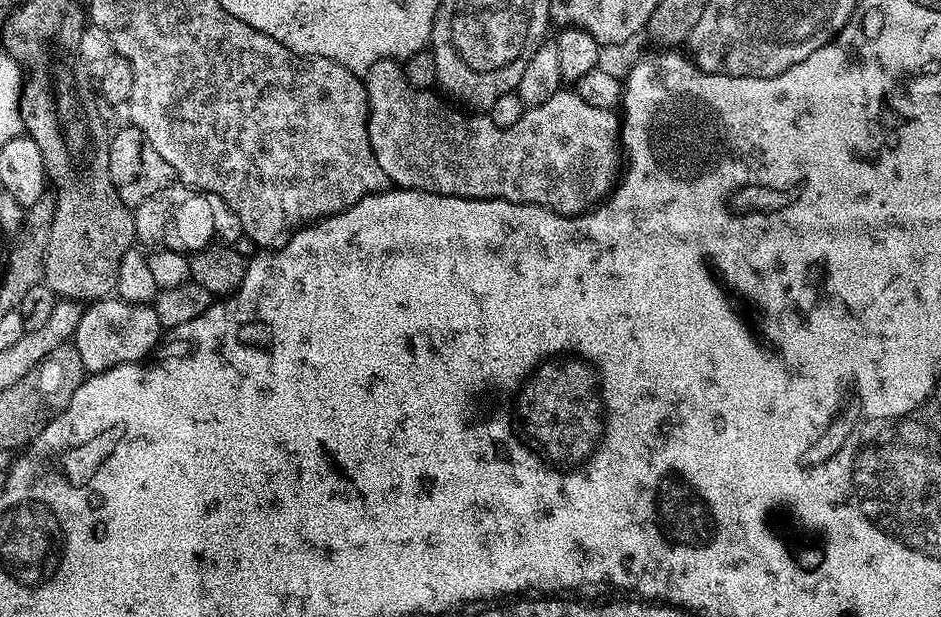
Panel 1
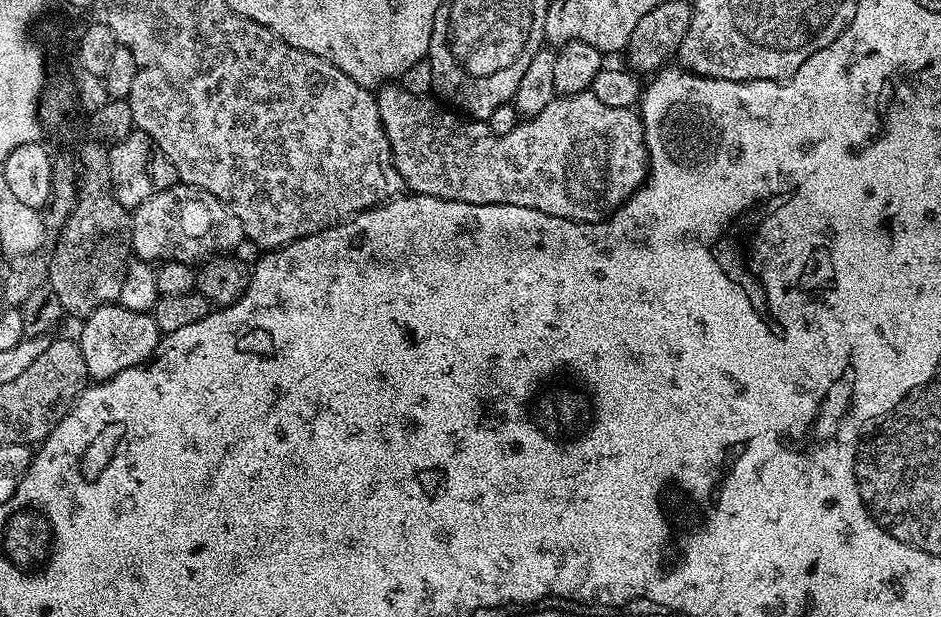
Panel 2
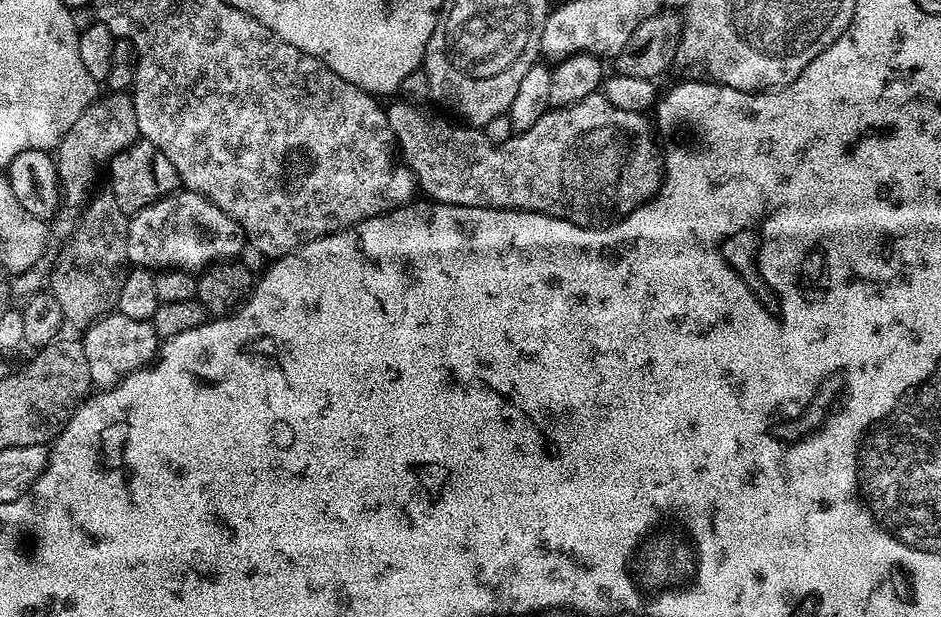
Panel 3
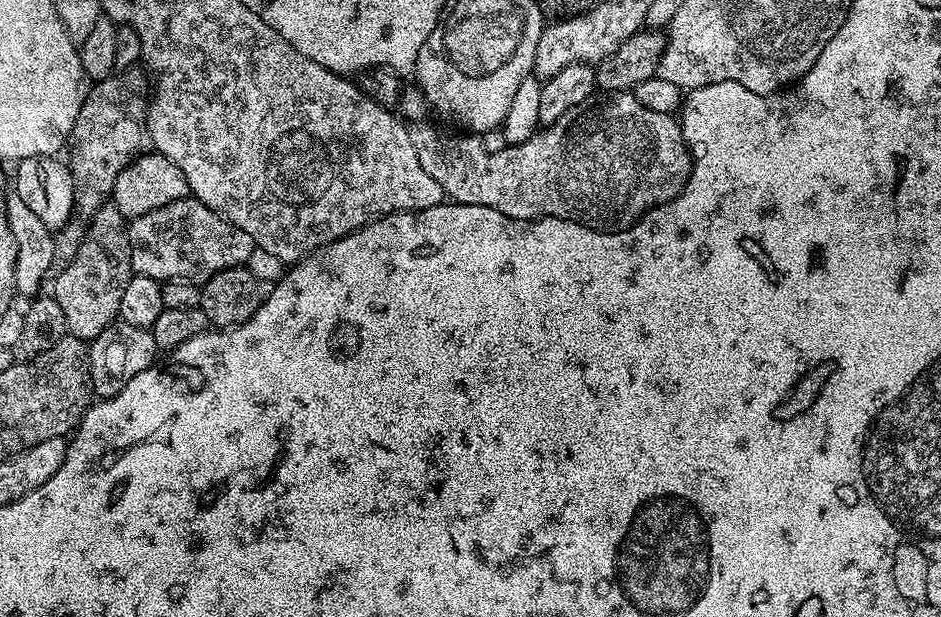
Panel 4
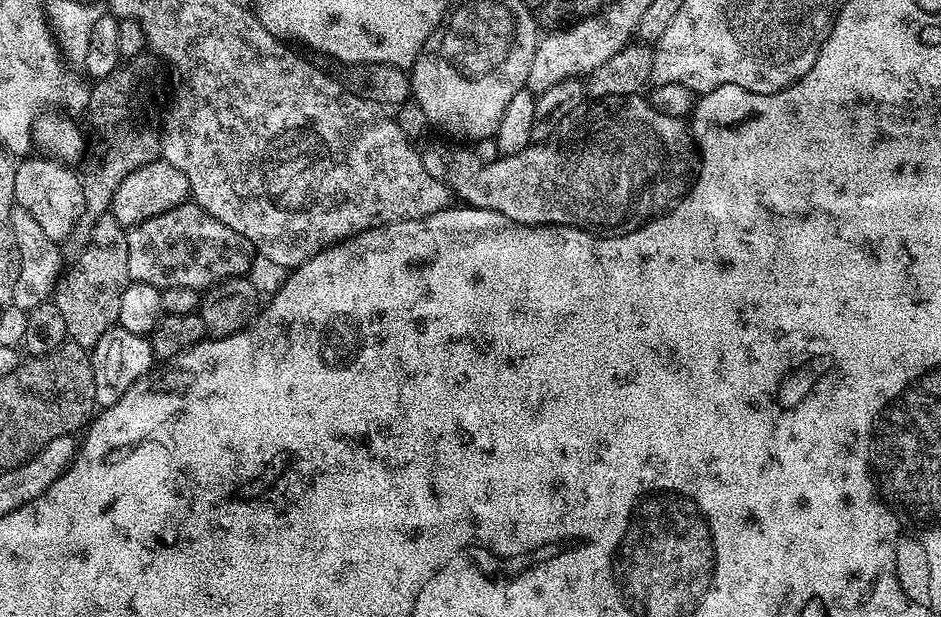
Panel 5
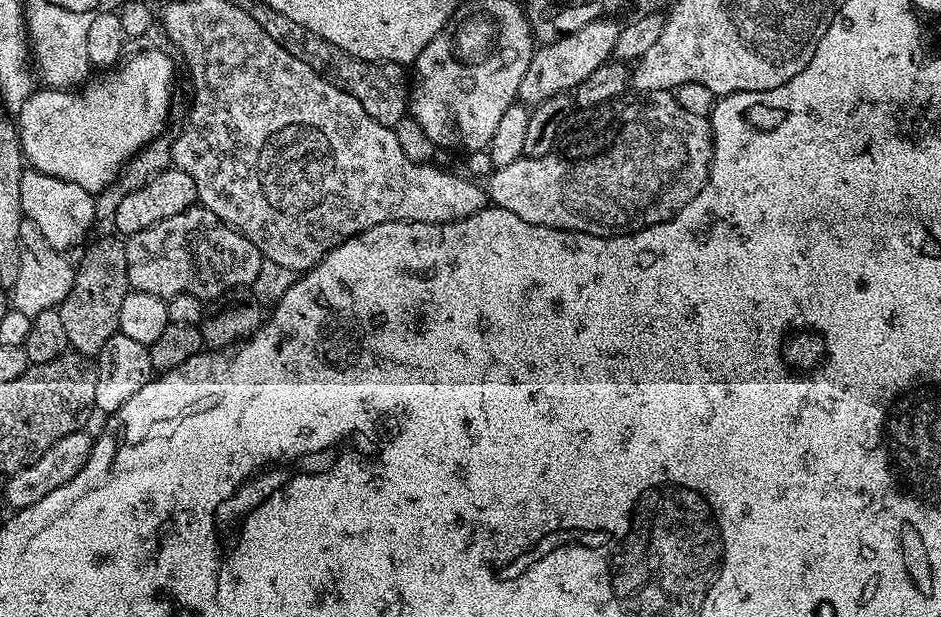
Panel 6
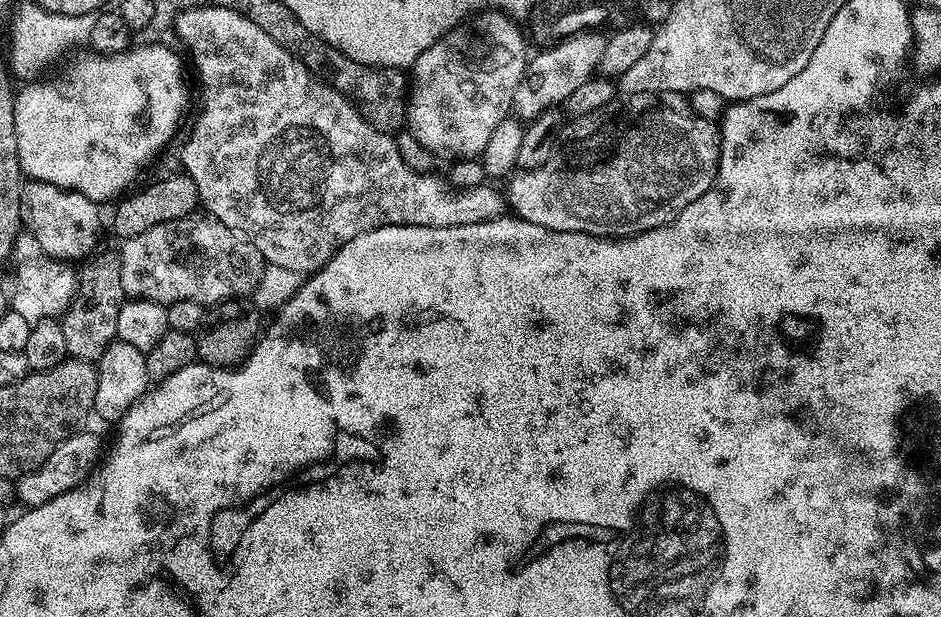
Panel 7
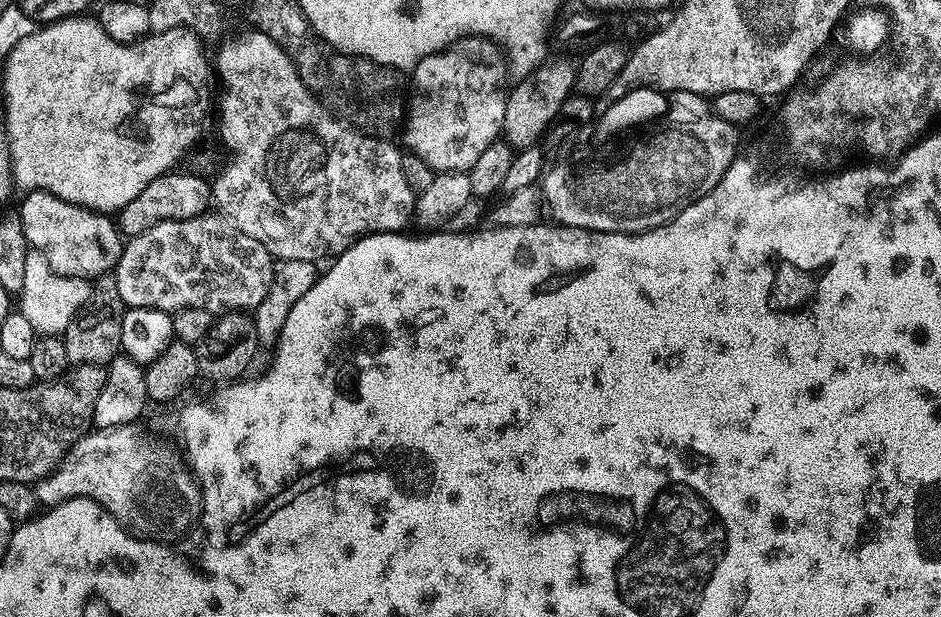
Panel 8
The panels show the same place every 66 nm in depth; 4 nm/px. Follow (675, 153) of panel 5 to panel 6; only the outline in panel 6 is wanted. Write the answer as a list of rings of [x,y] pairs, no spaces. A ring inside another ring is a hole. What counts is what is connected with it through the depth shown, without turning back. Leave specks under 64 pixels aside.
[[[671,91],[657,92],[641,100],[641,104],[618,109],[609,120],[598,117],[589,132],[584,128],[565,131],[552,152],[542,158],[523,155],[510,162],[510,166],[495,169],[486,180],[489,201],[495,207],[510,210],[510,214],[518,214],[522,222],[595,236],[666,222],[706,186],[712,165],[712,125],[708,116],[690,114],[690,110],[676,103]]]

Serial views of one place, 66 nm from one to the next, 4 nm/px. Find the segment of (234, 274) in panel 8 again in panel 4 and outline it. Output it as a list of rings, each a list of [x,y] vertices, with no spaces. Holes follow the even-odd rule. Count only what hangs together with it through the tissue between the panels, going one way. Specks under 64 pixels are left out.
[[[185,198],[178,202],[170,202],[170,206],[158,206],[158,210],[150,210],[150,214],[135,217],[128,225],[128,241],[130,242],[130,262],[135,275],[166,280],[209,280],[227,268],[238,268],[247,265],[253,250],[252,239],[246,230],[238,230],[225,216],[220,216],[210,206],[195,198]]]

